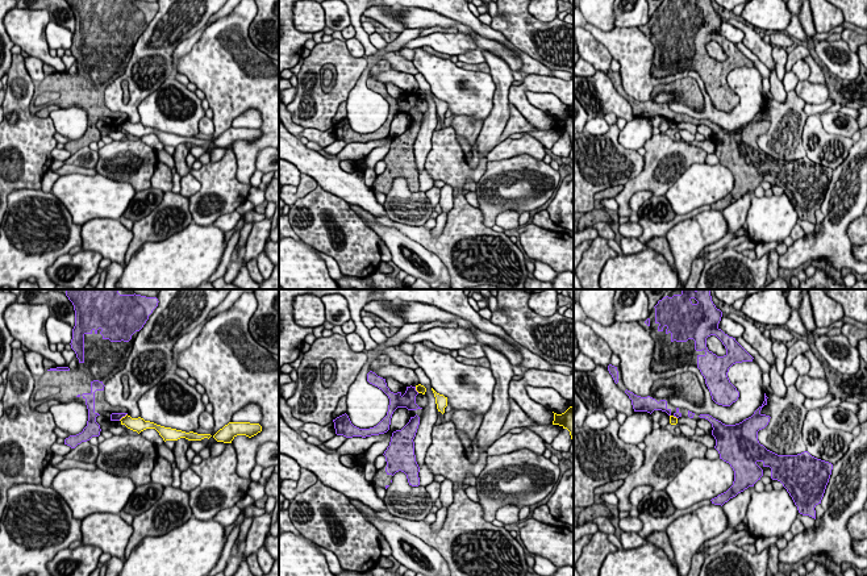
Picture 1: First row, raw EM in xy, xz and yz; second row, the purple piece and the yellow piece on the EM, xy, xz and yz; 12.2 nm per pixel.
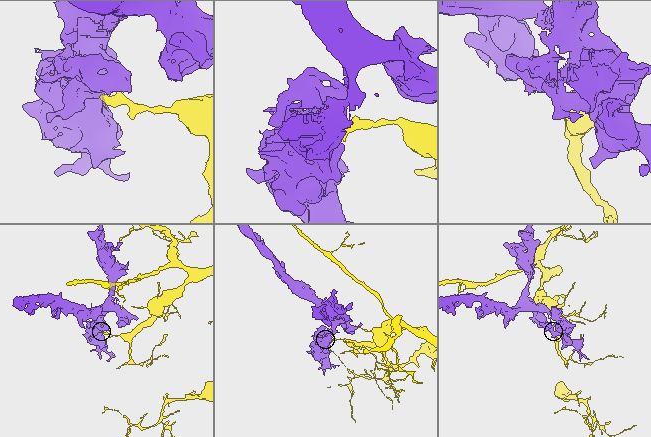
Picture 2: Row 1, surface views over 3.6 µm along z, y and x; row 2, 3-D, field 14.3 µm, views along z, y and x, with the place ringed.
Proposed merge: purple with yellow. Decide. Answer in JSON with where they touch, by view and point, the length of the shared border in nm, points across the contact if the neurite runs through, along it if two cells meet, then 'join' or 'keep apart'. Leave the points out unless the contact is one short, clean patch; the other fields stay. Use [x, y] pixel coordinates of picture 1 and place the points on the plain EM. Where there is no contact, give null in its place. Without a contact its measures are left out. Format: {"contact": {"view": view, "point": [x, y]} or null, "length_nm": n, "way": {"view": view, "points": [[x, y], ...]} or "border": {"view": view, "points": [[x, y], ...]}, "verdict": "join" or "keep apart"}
{"contact": {"view": "xy", "point": [123, 121]}, "length_nm": 140, "border": {"view": "xy", "points": [[126, 119], [119, 125]]}, "verdict": "keep apart"}

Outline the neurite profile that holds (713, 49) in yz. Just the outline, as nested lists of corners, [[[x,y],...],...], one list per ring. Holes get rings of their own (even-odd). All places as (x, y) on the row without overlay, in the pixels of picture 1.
[[[710,41],[706,43],[706,53],[709,57],[716,59],[717,62],[726,60],[725,51],[722,50],[722,47],[716,41]]]

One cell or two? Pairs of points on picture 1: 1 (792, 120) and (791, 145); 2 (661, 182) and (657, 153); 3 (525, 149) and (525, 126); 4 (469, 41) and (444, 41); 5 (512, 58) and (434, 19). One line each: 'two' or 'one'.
1: one
2: one
3: two
4: one
5: one

